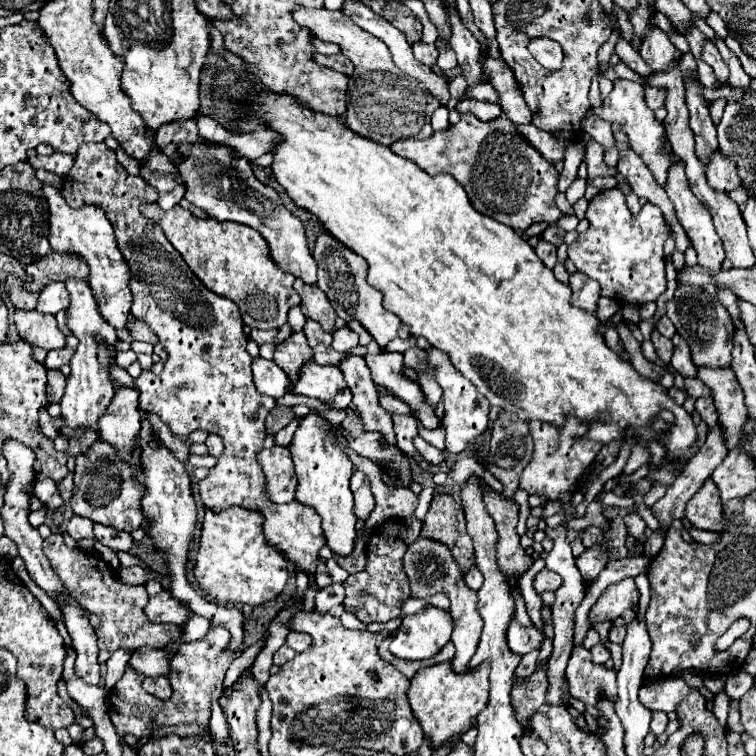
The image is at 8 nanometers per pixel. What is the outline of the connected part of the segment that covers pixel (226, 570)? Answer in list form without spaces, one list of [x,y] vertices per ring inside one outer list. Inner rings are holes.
[[[232,506],[214,514],[206,510],[194,576],[220,604],[262,606],[282,594],[288,582],[286,556],[270,546],[262,532],[262,516],[256,510]]]

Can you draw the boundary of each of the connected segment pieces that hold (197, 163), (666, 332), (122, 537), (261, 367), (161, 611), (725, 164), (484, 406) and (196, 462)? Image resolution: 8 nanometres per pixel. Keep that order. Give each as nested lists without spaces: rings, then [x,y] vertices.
[[[204,138],[196,142],[182,142],[178,146],[178,154],[180,154],[178,170],[188,186],[184,196],[194,206],[206,210],[212,218],[220,222],[232,220],[258,230],[270,246],[272,260],[278,266],[282,266],[284,272],[302,278],[306,284],[316,284],[318,266],[314,264],[314,258],[308,250],[302,222],[288,212],[288,208],[284,206],[282,198],[274,188],[264,186],[254,176],[250,162],[246,158],[234,156],[230,146],[208,142]]]
[[[662,316],[662,318],[656,322],[656,330],[658,330],[662,336],[666,336],[666,338],[672,338],[674,332],[676,332],[676,328],[674,328],[674,324],[670,322],[668,316]]]
[[[94,524],[94,534],[96,540],[100,540],[104,546],[108,546],[110,550],[130,550],[132,546],[132,536],[128,532],[120,532],[116,528],[104,526],[104,524]]]
[[[262,356],[254,358],[252,360],[252,372],[254,372],[254,384],[256,384],[258,392],[262,392],[266,396],[280,398],[292,386],[286,372],[282,372],[282,368],[278,368],[274,364],[274,360],[266,360]]]
[[[168,590],[156,594],[150,598],[150,602],[146,604],[150,606],[150,620],[152,622],[186,622],[188,618],[188,610],[182,608],[182,604],[178,604]]]
[[[716,152],[714,156],[710,156],[710,164],[706,170],[706,178],[708,184],[718,190],[718,192],[732,192],[740,186],[740,178],[736,174],[734,162],[726,160],[726,156],[722,156],[720,152]]]
[[[428,348],[426,350],[426,360],[428,368],[434,372],[434,380],[440,384],[444,396],[444,420],[442,426],[446,430],[446,450],[450,454],[460,454],[466,450],[478,436],[482,436],[488,428],[488,414],[490,414],[490,402],[474,388],[474,384],[462,376],[460,370],[454,368],[450,362],[450,356],[438,348]]]
[[[190,454],[188,458],[188,463],[193,468],[206,467],[208,469],[211,469],[216,465],[217,459],[208,454],[206,455]]]

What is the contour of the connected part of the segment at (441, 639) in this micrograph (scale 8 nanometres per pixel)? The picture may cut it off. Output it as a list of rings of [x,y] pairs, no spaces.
[[[432,604],[416,614],[404,616],[390,644],[390,652],[404,660],[426,660],[434,656],[452,634],[452,618]]]

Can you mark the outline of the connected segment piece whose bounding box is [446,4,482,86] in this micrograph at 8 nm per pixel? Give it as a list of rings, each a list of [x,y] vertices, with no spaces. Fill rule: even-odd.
[[[446,6],[448,10],[448,22],[452,28],[450,34],[450,46],[458,56],[458,64],[464,68],[464,76],[468,80],[468,86],[474,86],[480,82],[480,74],[482,74],[482,66],[478,64],[478,56],[480,56],[480,44],[478,40],[472,36],[472,32],[462,24],[460,14],[456,10],[456,6]]]

